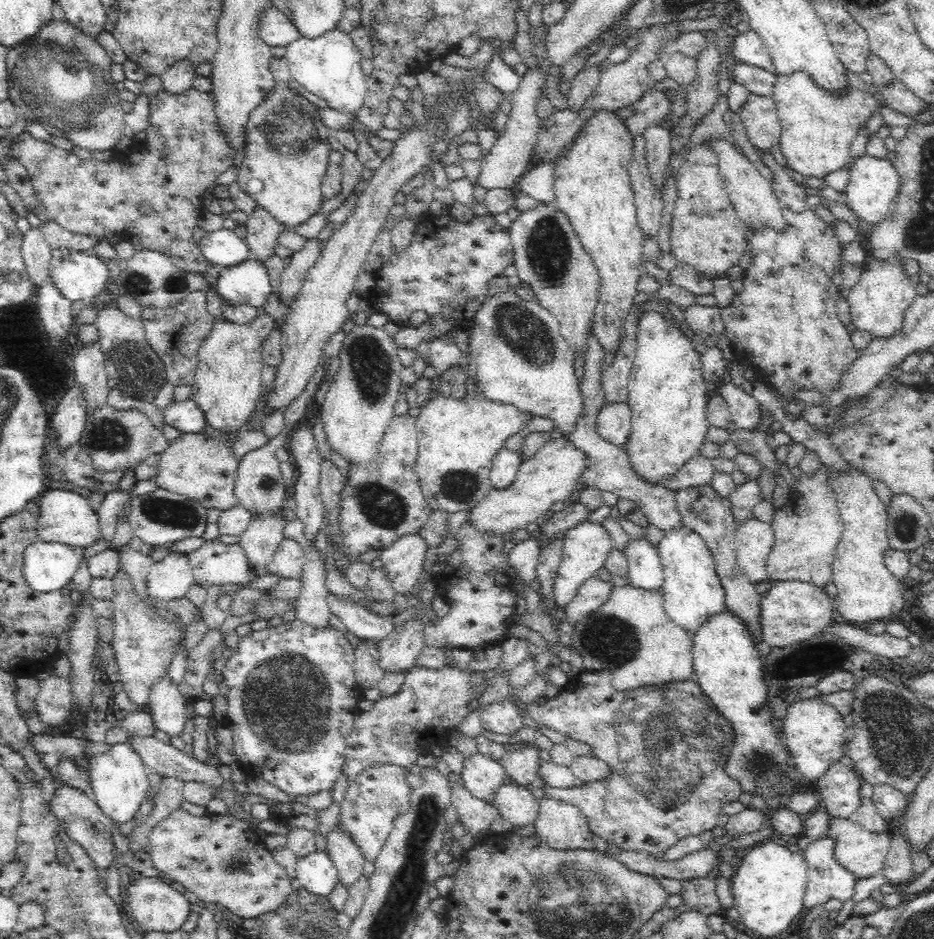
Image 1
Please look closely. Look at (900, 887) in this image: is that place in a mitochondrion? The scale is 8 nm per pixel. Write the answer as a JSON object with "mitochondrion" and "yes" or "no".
{"mitochondrion":"no"}

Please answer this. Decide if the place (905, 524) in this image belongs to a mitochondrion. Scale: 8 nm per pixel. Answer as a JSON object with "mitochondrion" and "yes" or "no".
{"mitochondrion":"yes"}

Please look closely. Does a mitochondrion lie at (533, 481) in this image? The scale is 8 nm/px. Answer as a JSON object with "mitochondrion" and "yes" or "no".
{"mitochondrion":"no"}

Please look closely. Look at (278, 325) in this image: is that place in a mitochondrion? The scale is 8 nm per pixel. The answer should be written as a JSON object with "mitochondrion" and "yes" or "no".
{"mitochondrion":"no"}

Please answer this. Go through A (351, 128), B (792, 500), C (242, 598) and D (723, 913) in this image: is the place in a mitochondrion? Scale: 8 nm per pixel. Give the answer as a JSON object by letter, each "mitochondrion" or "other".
{"A":"other","B":"other","C":"other","D":"other"}

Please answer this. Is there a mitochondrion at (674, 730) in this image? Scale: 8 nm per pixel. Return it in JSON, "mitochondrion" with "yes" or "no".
{"mitochondrion":"yes"}

